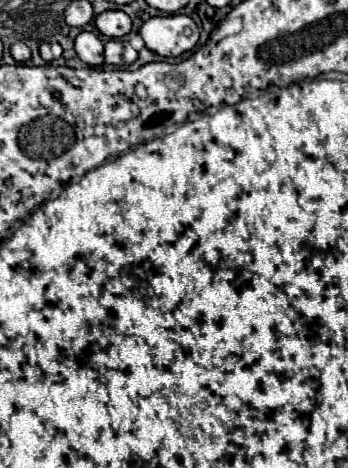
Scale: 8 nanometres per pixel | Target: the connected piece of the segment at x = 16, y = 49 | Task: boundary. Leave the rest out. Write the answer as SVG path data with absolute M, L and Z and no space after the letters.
M16 41L16 43L10 47L10 53L12 53L12 57L14 57L18 63L24 63L24 61L30 59L30 49L28 49L28 45L24 45L22 41Z

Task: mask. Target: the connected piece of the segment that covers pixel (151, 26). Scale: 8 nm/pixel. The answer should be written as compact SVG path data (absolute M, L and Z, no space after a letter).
M188 15L152 17L142 23L140 37L160 57L180 57L198 43L198 27Z

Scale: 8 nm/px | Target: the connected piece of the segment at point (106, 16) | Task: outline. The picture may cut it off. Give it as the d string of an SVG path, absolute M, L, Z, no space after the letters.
M120 9L104 11L104 13L96 15L94 23L96 23L96 29L102 35L108 35L108 37L124 37L132 29L130 17L124 11L120 11Z

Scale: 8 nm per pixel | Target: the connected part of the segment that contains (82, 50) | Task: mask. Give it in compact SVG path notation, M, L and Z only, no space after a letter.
M82 31L76 37L76 53L90 67L98 67L104 63L104 43L94 33Z

